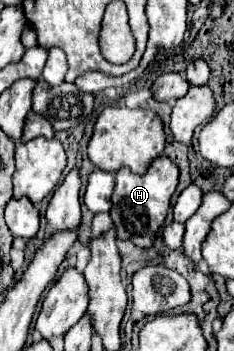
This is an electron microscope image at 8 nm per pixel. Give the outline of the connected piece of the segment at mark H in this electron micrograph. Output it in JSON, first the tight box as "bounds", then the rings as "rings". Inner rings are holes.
{"bounds":[110,155,178,247],"rings":[[[166,155],[156,157],[148,165],[144,175],[132,173],[128,167],[122,167],[116,173],[116,187],[112,193],[112,209],[110,209],[110,217],[114,221],[118,239],[130,239],[138,247],[150,247],[166,219],[170,197],[176,191],[176,187],[178,187],[178,167]]]}

